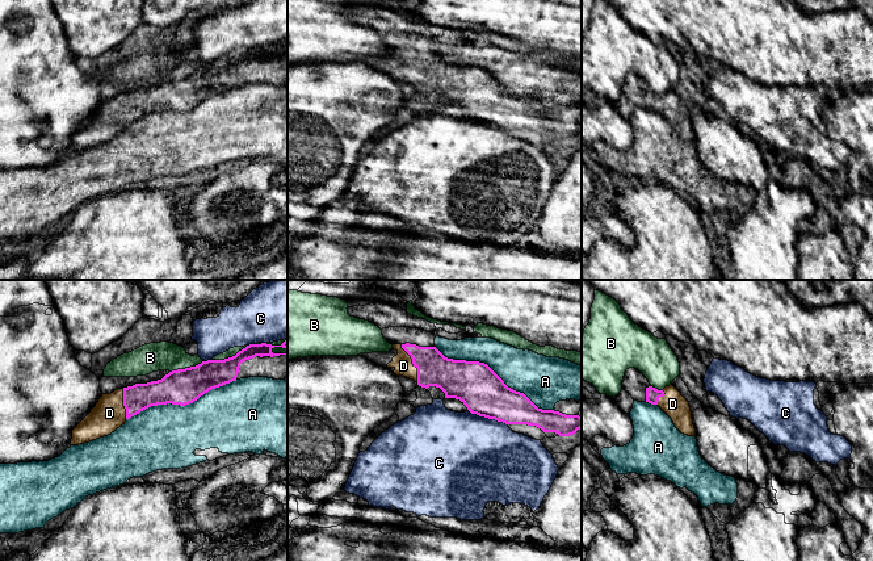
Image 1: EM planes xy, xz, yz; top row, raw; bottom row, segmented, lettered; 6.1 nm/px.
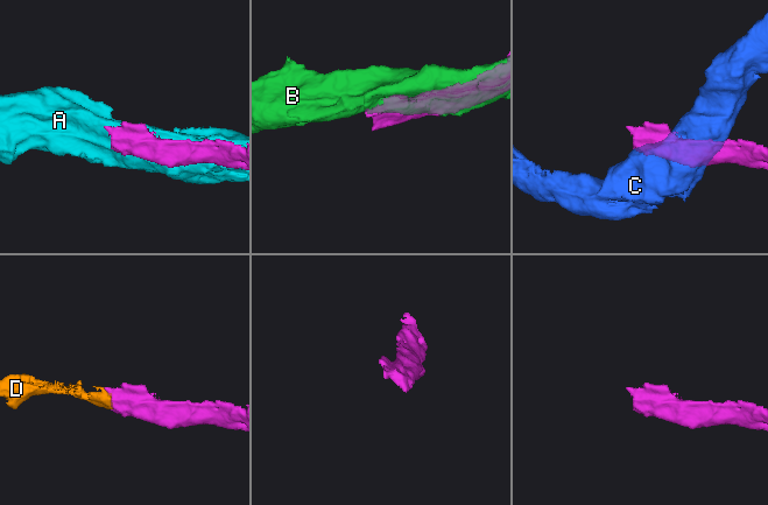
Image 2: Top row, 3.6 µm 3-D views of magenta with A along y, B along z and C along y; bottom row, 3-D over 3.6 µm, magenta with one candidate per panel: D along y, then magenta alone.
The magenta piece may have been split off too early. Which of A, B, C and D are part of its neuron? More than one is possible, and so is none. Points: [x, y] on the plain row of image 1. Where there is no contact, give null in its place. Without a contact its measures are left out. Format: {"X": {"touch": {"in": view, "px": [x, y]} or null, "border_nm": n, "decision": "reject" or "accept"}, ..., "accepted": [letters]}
{"A": {"touch": {"in": "xz", "px": [495, 79]}, "border_nm": 850, "decision": "reject"}, "B": {"touch": {"in": "xy", "px": [229, 63]}, "border_nm": 240, "decision": "reject"}, "C": {"touch": {"in": "xz", "px": [487, 122]}, "border_nm": 260, "decision": "reject"}, "D": {"touch": {"in": "xz", "px": [412, 68]}, "border_nm": 260, "decision": "accept"}, "accepted": ["D"]}

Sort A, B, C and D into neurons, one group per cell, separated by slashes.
A / B / C / D

